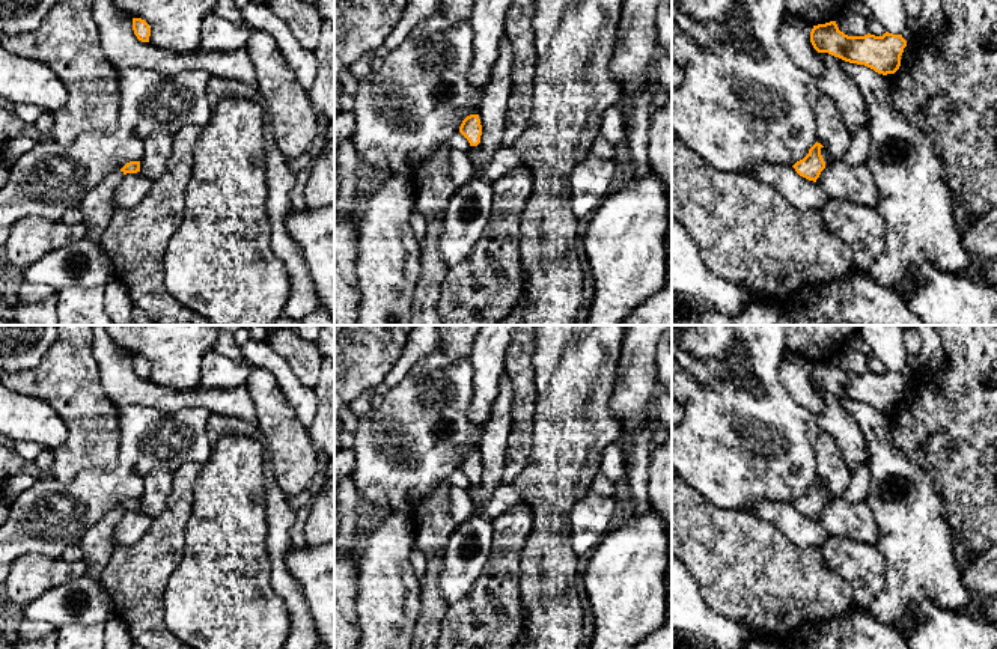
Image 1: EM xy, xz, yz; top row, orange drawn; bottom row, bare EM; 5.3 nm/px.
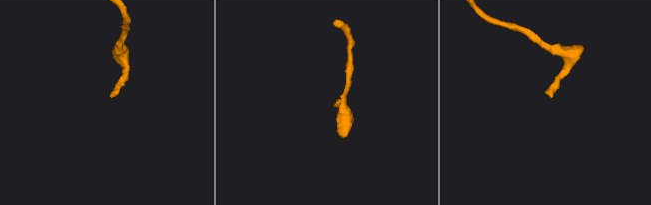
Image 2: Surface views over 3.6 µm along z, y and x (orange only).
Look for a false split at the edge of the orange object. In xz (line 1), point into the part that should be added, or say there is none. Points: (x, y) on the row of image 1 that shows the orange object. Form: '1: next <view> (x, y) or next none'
1: next none

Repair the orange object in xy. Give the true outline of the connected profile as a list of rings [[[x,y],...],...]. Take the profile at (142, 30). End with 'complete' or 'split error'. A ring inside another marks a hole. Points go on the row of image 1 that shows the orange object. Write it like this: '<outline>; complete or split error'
[[[133,18],[133,30],[139,41],[149,42],[151,27],[142,18]]]; complete

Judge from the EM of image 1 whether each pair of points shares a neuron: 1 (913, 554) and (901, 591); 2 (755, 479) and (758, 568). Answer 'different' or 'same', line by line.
1: same
2: different

